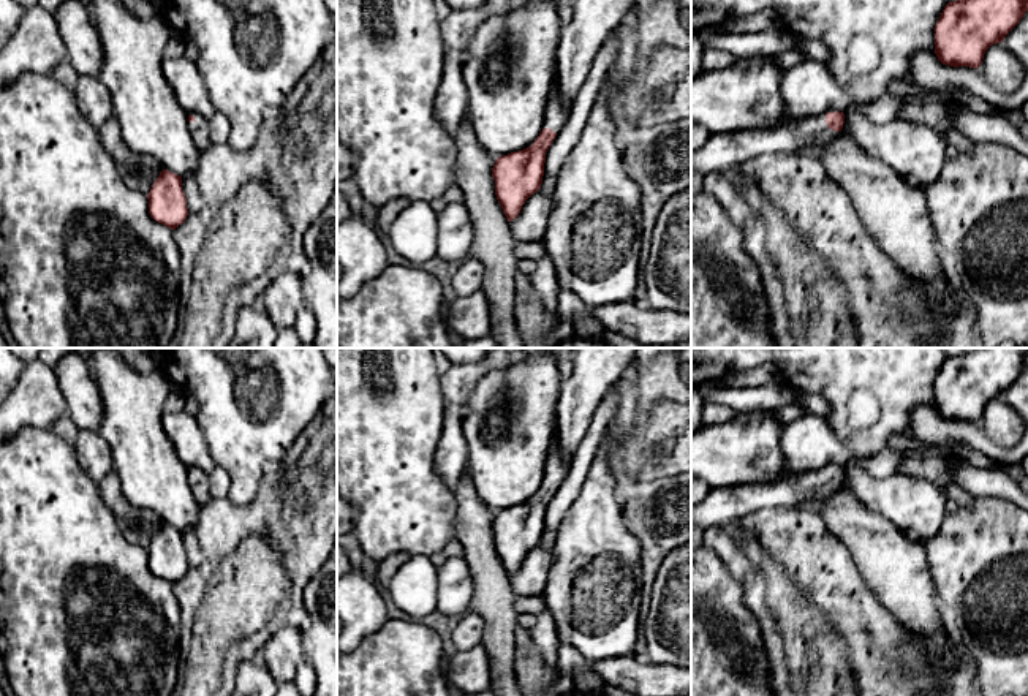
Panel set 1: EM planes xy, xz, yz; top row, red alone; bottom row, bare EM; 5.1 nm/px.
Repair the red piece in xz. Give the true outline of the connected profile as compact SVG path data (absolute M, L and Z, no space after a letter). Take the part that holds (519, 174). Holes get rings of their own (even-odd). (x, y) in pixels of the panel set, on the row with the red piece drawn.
M554 81L539 136L530 147L497 158L492 168L495 195L508 221L517 218L525 201L541 188L546 152L563 128L568 112Z

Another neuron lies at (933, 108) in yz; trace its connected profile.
M947 85L943 89L927 89L919 93L897 95L903 100L903 109L897 119L927 125L947 138L947 131L957 128L951 117L952 112L957 108L963 108L962 103L951 96L954 89L957 87Z

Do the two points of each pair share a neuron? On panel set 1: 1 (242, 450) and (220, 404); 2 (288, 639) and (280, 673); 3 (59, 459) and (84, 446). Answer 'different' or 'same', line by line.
1: same
2: same
3: different

